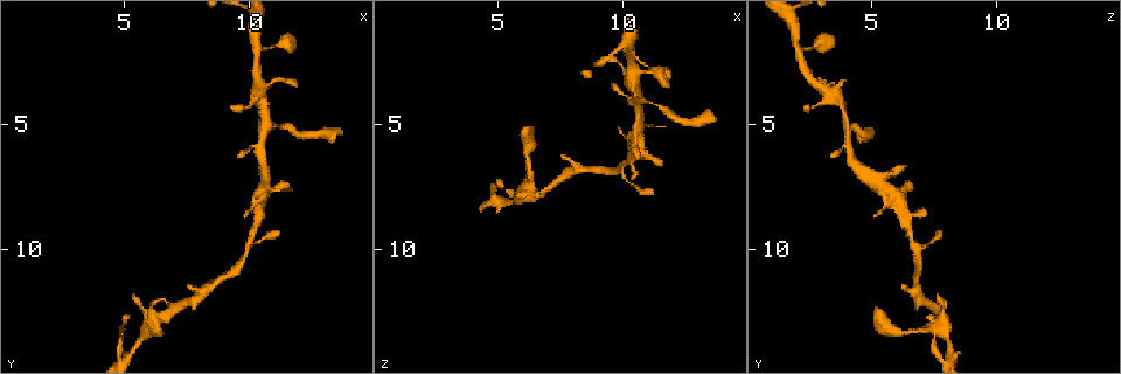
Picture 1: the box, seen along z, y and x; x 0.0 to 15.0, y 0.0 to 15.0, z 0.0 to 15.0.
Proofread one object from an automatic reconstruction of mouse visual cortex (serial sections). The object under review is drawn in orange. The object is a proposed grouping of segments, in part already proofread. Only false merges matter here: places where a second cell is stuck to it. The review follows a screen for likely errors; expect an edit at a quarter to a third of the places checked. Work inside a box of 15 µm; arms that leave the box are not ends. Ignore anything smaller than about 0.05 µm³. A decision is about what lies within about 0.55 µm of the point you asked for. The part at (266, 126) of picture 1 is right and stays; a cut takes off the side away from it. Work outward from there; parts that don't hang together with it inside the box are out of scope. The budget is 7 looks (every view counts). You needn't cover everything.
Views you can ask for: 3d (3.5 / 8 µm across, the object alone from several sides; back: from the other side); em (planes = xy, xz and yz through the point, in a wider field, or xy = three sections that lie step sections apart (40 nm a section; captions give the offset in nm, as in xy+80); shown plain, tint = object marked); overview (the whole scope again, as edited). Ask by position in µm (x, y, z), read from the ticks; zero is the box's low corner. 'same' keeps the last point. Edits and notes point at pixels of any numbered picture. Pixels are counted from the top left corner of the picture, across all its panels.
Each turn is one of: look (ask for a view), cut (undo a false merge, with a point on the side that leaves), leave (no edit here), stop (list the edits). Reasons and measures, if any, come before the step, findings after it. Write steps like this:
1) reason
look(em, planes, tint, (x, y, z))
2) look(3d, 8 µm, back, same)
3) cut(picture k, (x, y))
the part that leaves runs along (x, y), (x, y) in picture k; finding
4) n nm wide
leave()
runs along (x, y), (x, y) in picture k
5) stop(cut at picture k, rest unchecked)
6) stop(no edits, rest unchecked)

narrows sharply
look(3d, 3.5 µm, back, (11.0, 3.3, 2.8))

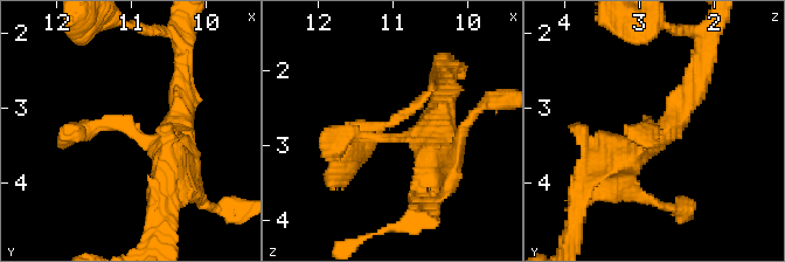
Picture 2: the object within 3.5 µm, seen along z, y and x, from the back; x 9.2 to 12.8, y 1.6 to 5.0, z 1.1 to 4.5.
now the EM
look(em, xy, step 3, tint, (10.95, 3.25, 2.95))

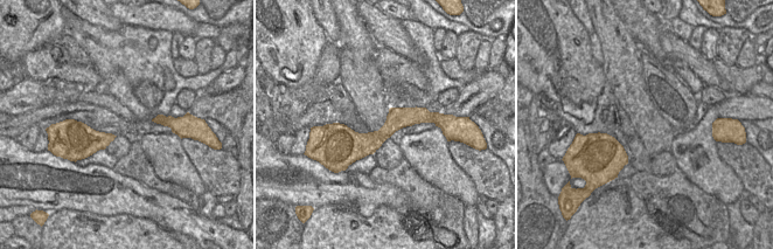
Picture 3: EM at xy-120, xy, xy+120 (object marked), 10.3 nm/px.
leave()
runs along (436, 116), (375, 139), (335, 130) in picture 3; continuous, no second cell

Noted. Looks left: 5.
branch point
look(3d, 3.5 µm, (10.5, 7.8, 6.0))

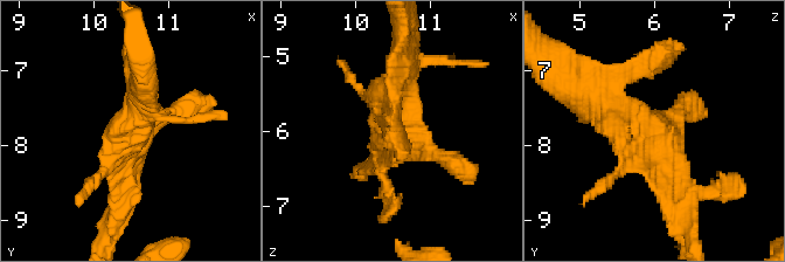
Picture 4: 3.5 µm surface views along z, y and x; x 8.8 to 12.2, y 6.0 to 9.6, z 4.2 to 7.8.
look(em, xy, step 2, tint, (10.60, 7.85, 5.95))

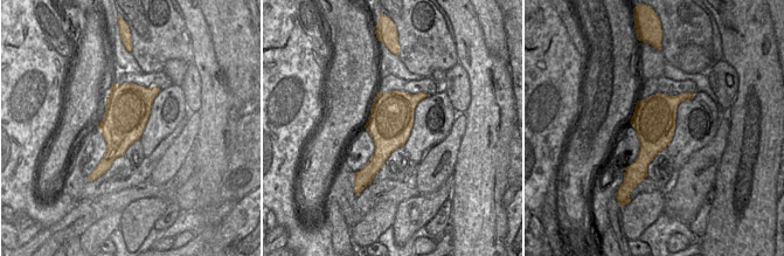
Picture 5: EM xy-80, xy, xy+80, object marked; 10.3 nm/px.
look(em, xy, step 5, tint, same)

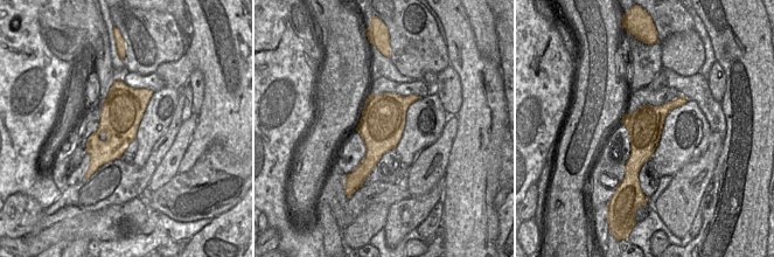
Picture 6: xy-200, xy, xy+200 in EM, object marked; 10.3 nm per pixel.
leave()
runs along (589, 91), (676, 159), (673, 202) in picture 4; one cell here

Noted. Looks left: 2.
sharp bend
look(3d, 3.5 µm, (9.9, 10.0, 6.8))

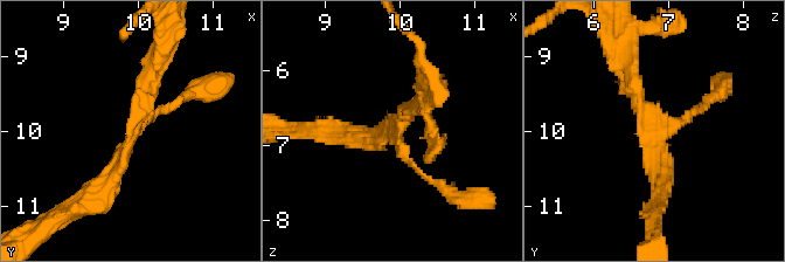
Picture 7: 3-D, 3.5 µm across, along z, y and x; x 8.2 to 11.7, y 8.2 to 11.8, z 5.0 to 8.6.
shape alone is not enough
look(em, xy, step 1, tint, (10.00, 9.90, 6.75))

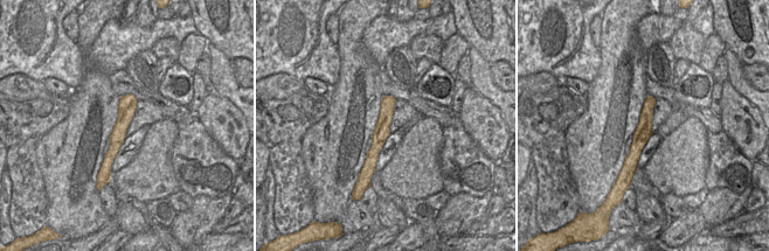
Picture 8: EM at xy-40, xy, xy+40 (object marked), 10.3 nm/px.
leave()
runs along (130, 97), (105, 169) in picture 8; all the same cell

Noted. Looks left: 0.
stop(no edits, rest unchecked)

